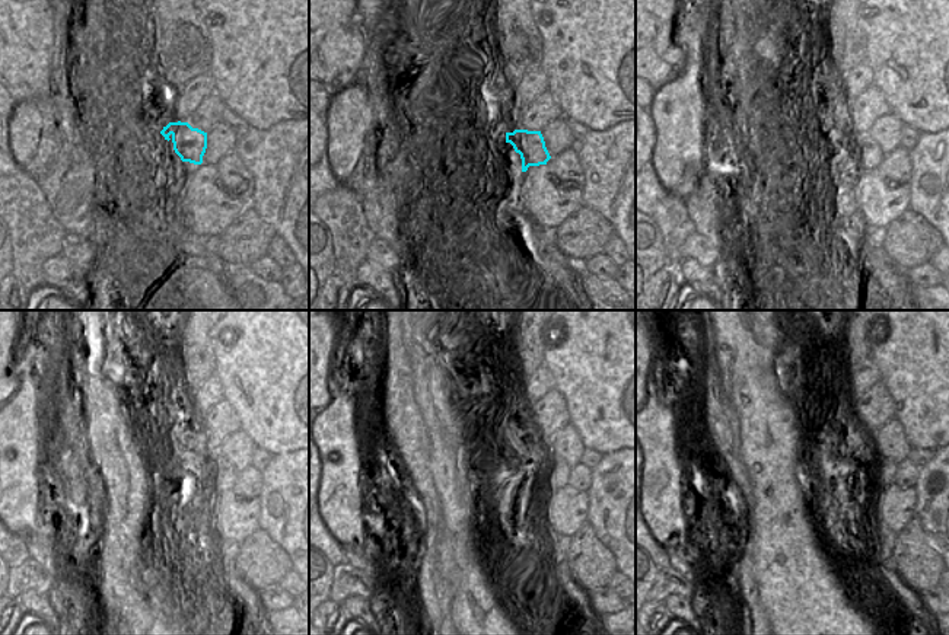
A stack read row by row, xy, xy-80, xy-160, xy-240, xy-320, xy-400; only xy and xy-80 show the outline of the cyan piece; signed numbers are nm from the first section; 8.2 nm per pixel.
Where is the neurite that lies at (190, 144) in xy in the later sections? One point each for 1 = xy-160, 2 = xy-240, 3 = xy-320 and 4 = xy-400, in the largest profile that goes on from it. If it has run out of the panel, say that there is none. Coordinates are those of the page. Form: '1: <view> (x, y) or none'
1: xy-160 (871, 155)
2: xy-240 (225, 474)
3: xy-320 (563, 469)
4: xy-400 (887, 471)

